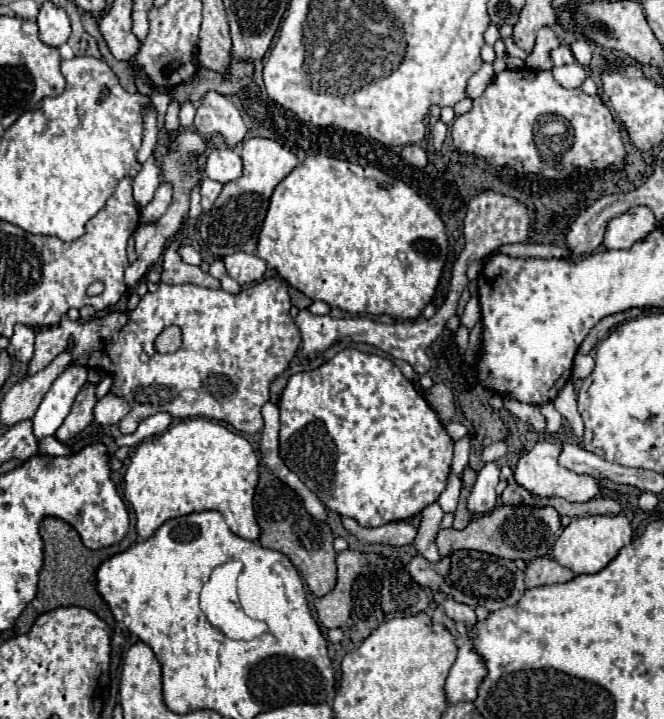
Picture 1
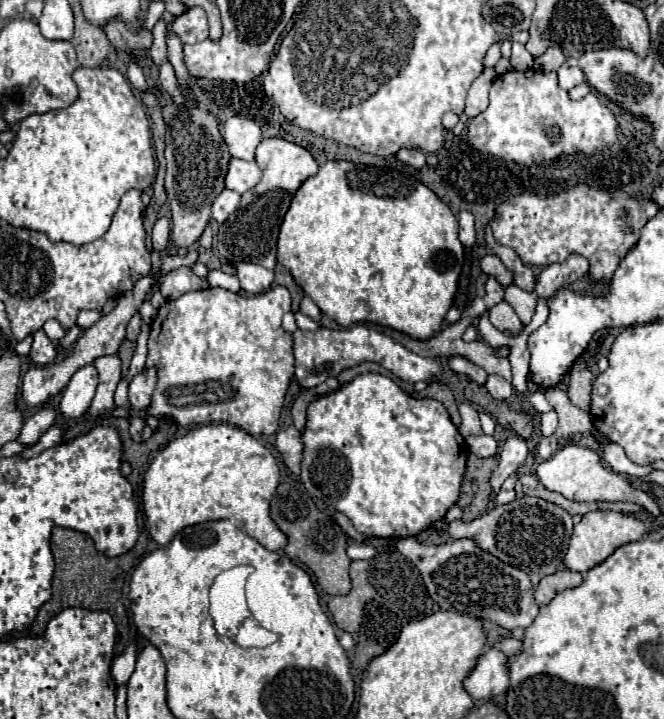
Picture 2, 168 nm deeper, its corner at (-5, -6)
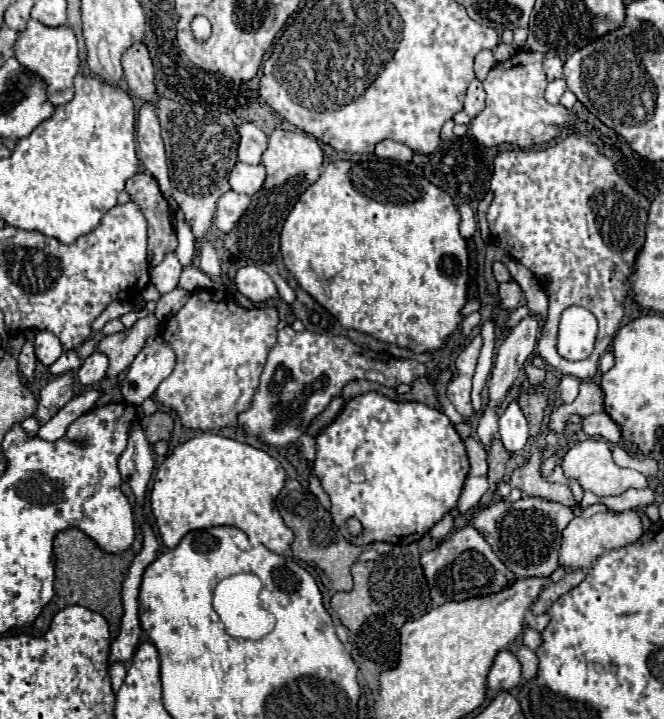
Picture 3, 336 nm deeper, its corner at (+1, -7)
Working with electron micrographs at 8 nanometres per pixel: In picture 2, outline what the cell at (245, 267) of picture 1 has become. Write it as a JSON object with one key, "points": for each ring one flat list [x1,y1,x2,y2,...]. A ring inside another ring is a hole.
{"points":[[238,263,236,265,236,275,240,279,240,287,248,293,248,295,258,295,264,293,272,287,274,281,274,271,264,269,262,265,256,263]]}

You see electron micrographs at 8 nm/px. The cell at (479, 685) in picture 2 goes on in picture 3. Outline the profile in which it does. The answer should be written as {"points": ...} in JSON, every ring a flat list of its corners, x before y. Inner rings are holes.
{"points":[[502,650,498,652,494,666,488,672,490,690,512,690,522,680,522,666,516,658,516,652]]}

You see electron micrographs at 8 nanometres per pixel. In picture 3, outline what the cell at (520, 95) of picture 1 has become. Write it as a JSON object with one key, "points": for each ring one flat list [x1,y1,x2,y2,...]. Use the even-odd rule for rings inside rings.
{"points":[[518,50,510,60,498,62,486,76,486,108,472,120,474,138,484,146,512,144,518,148,528,148,532,144,542,144,556,138,570,122,572,112,564,106,552,106,544,100,546,74,542,70,542,52]]}

